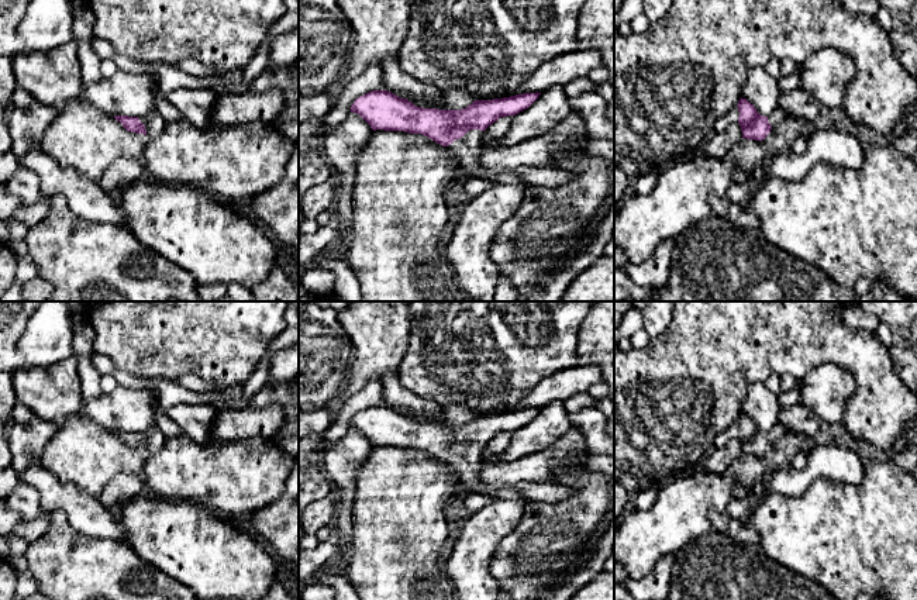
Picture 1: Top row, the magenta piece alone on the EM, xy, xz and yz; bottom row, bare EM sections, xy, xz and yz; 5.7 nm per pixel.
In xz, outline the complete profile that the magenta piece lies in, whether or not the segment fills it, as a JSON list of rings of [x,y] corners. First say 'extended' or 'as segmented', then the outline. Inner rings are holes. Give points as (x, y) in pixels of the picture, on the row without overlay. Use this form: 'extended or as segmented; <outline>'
extended; [[[373,406],[358,413],[351,428],[359,430],[373,446],[423,449],[459,472],[462,486],[494,499],[525,499],[559,503],[575,493],[556,482],[523,482],[492,487],[479,480],[483,446],[500,432],[528,424],[541,408],[524,408],[493,415],[475,415],[462,425],[438,425],[414,421],[387,406]]]

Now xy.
extended; [[[156,425],[141,432],[116,431],[114,434],[120,437],[127,446],[144,449],[148,455],[158,454],[168,439]]]

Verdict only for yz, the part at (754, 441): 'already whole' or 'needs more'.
needs more

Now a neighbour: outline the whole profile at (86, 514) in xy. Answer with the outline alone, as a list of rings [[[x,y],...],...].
[[[41,463],[18,473],[20,482],[35,487],[45,514],[62,510],[69,524],[82,535],[125,541],[125,528],[117,511],[108,510],[100,500],[73,485],[62,483]]]

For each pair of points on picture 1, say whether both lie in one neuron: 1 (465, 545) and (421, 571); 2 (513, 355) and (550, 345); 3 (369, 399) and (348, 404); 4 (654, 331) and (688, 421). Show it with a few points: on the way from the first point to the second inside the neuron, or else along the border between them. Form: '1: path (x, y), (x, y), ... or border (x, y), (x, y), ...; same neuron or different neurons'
1: border (443, 572), (444, 575); different neurons
2: path (521, 347), (541, 345); same neuron
3: path (364, 399), (354, 404); same neuron
4: border (672, 316), (668, 327), (651, 340); different neurons

